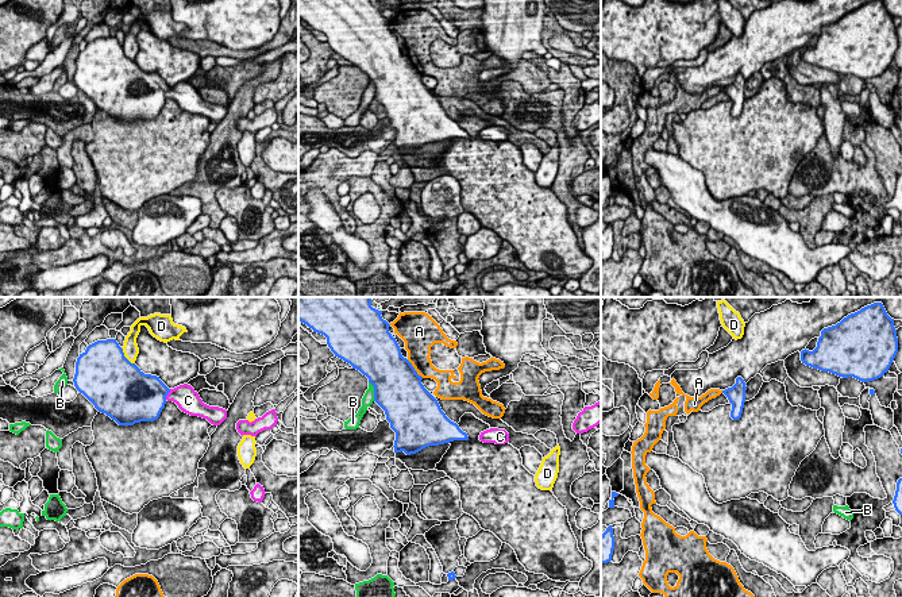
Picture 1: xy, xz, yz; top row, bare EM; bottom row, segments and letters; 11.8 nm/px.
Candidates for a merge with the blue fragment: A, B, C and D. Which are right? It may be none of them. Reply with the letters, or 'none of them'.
C

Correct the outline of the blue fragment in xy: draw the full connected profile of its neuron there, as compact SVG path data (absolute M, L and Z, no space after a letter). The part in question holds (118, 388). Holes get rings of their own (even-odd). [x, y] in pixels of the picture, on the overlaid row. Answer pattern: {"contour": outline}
{"contour": "M116 339L89 344L77 358L73 382L99 412L119 425L154 421L167 401L213 425L227 419L226 409L204 404L190 385L169 389L159 377L144 374L124 357Z"}

